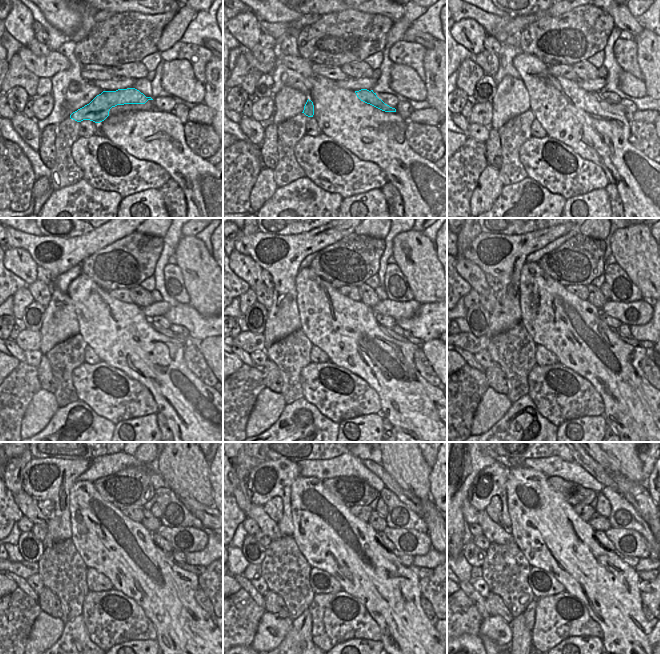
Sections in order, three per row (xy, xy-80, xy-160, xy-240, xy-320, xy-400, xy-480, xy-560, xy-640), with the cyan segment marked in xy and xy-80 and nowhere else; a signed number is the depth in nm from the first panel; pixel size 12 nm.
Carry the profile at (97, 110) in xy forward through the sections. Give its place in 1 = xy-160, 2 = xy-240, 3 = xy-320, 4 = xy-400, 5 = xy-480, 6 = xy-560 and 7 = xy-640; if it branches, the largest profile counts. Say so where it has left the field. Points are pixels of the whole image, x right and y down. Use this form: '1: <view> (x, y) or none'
1: xy-160 (617, 109)
2: xy-240 (167, 332)
3: xy-320 (390, 332)
4: xy-400 (648, 345)
5: xy-480 (197, 569)
6: xy-560 (421, 573)
7: xy-640 (644, 575)

